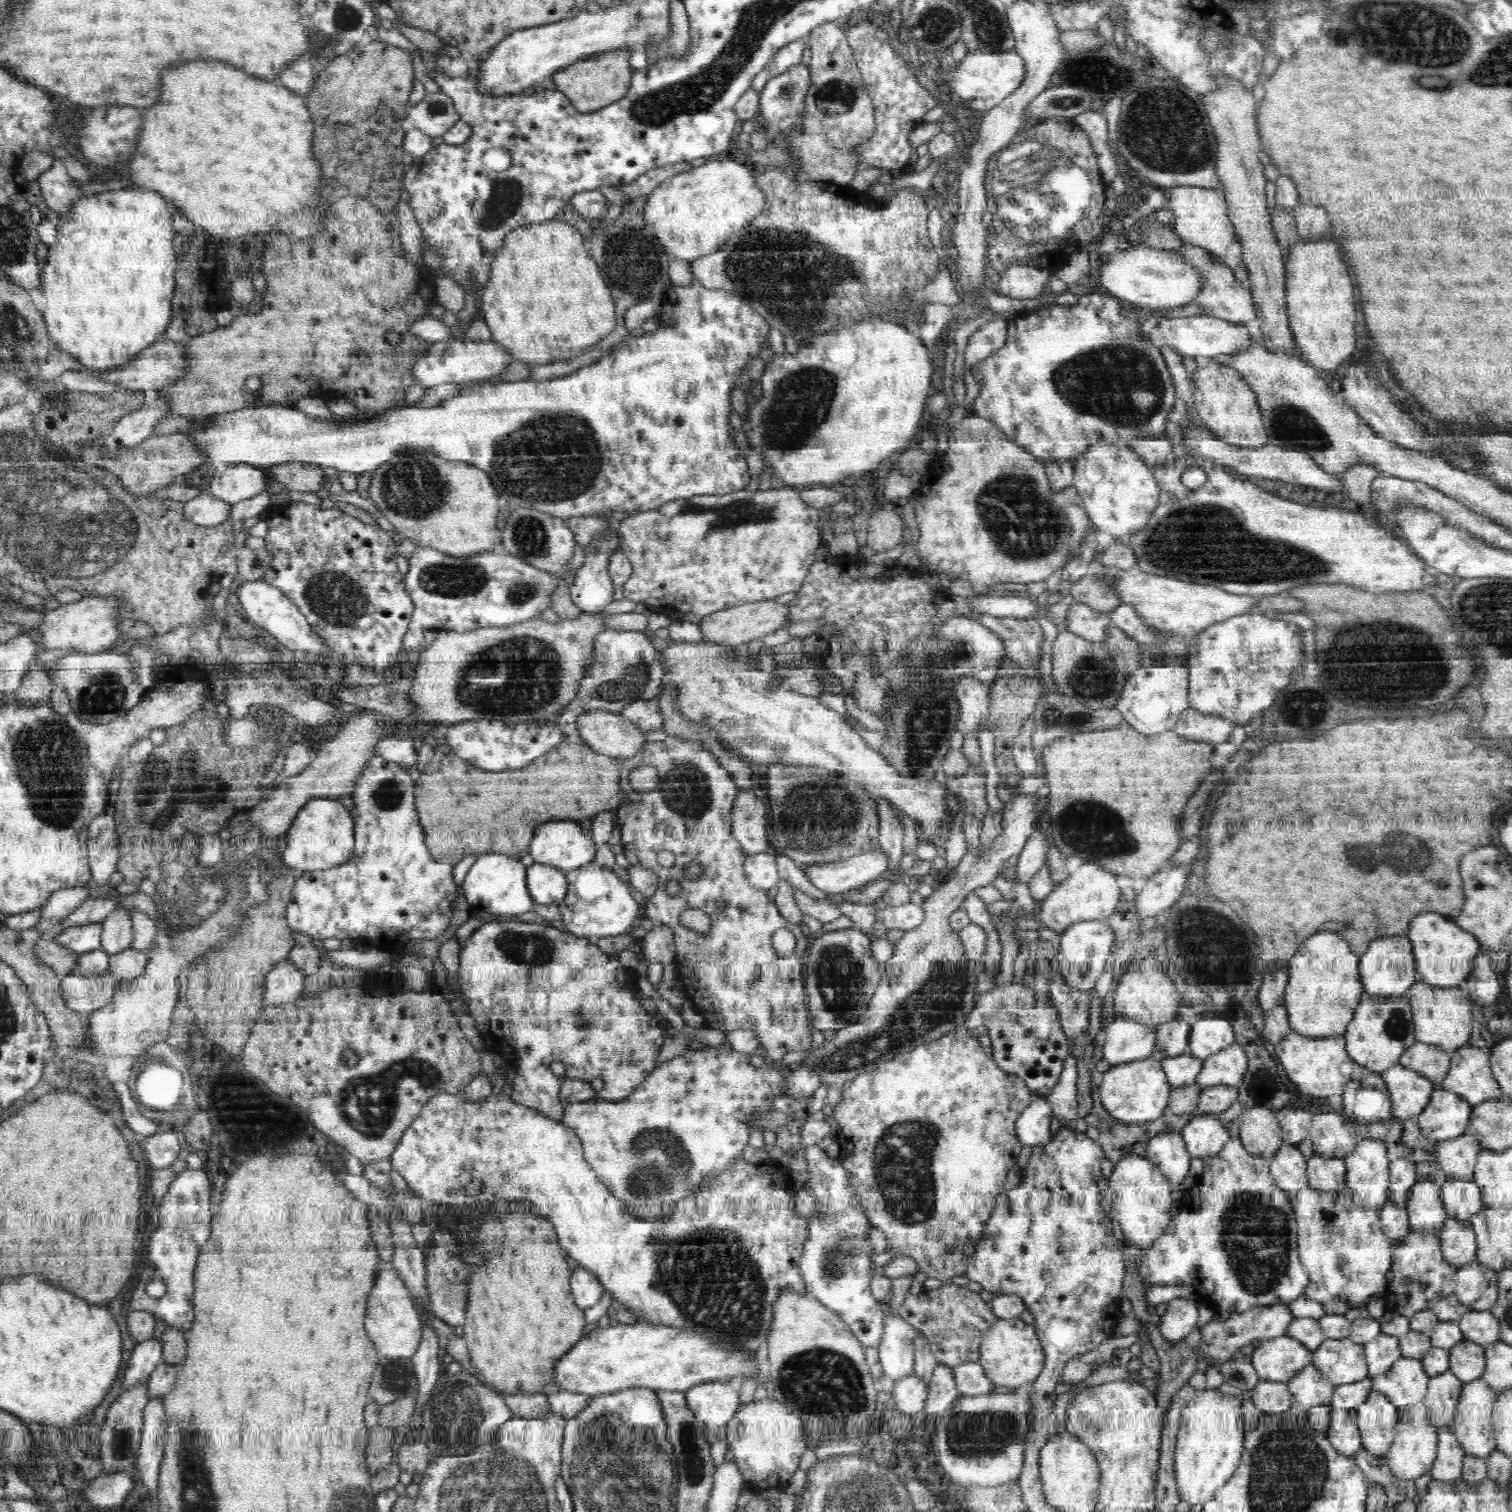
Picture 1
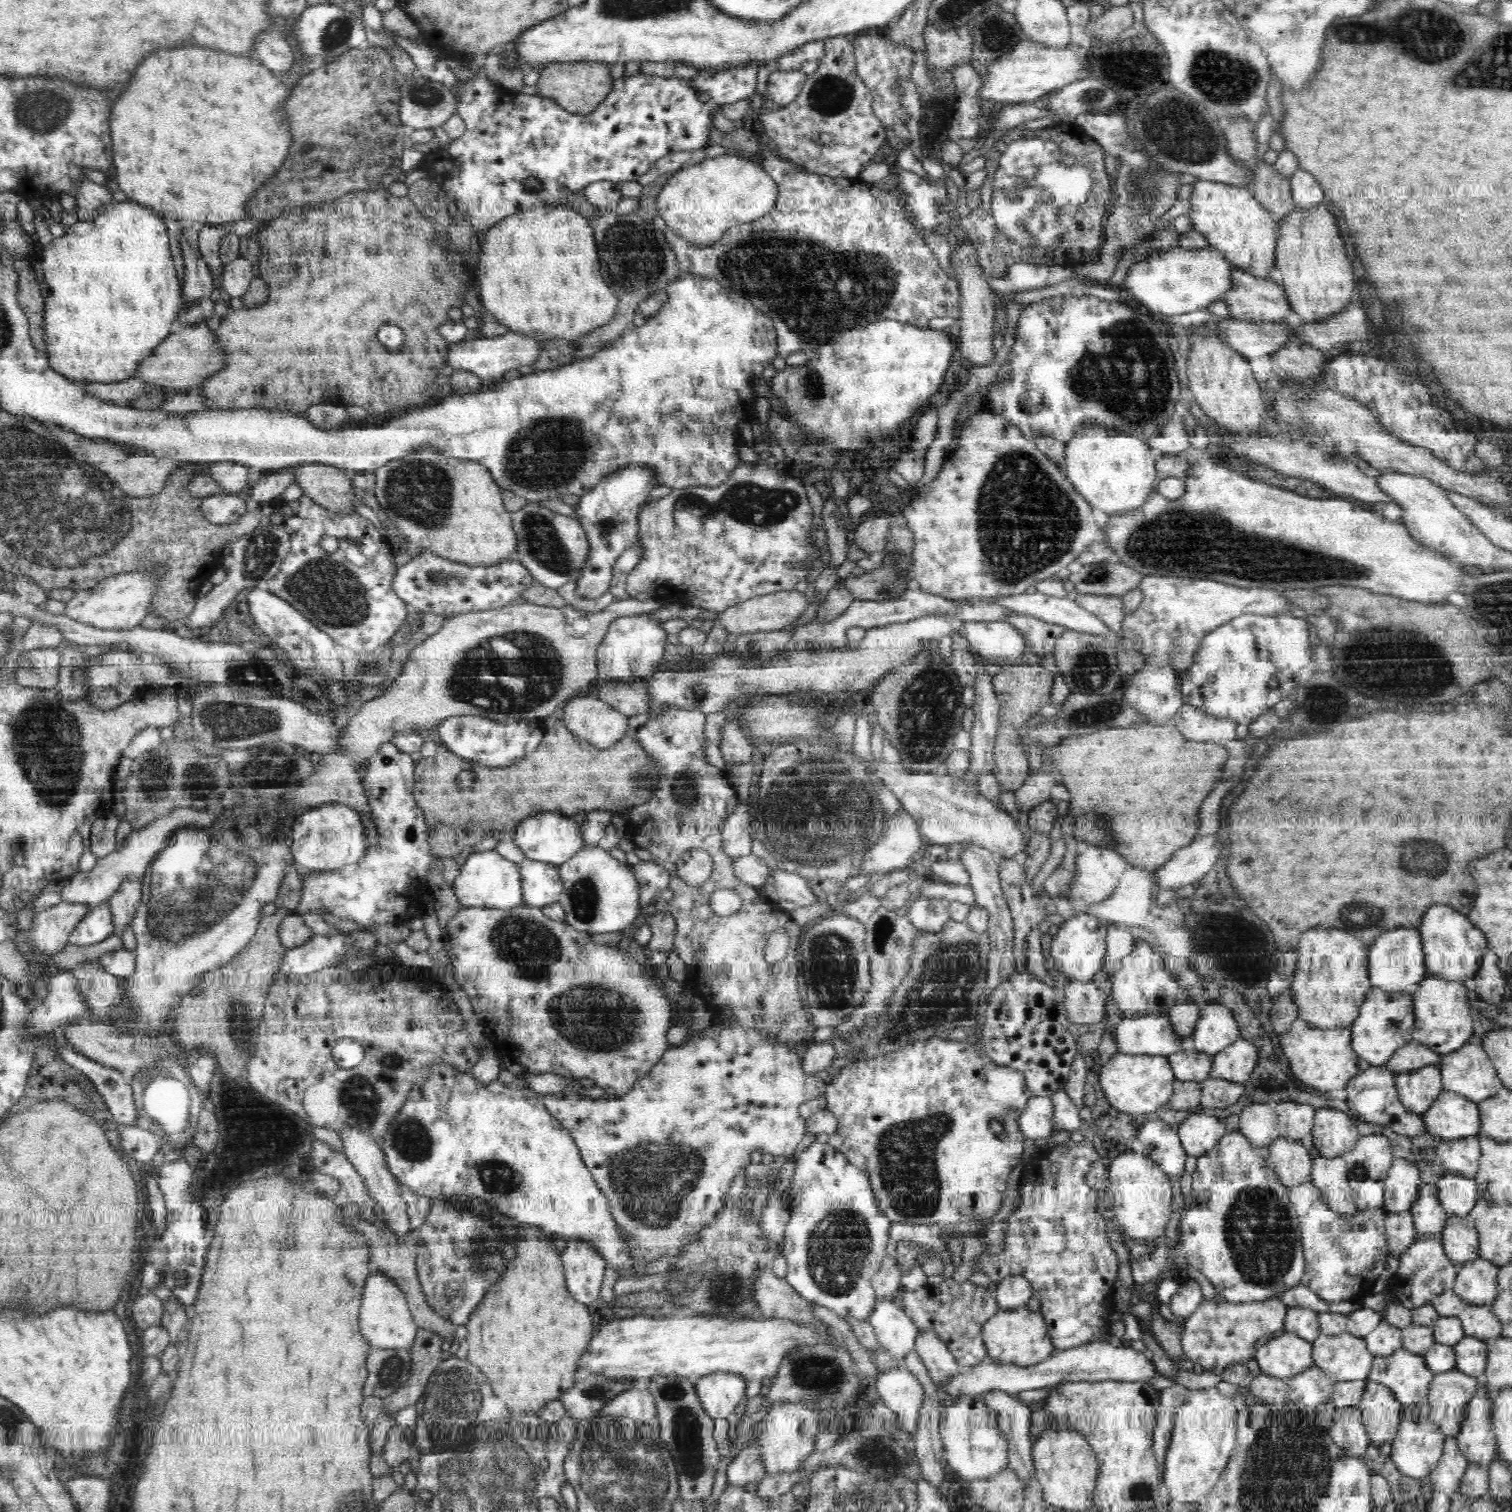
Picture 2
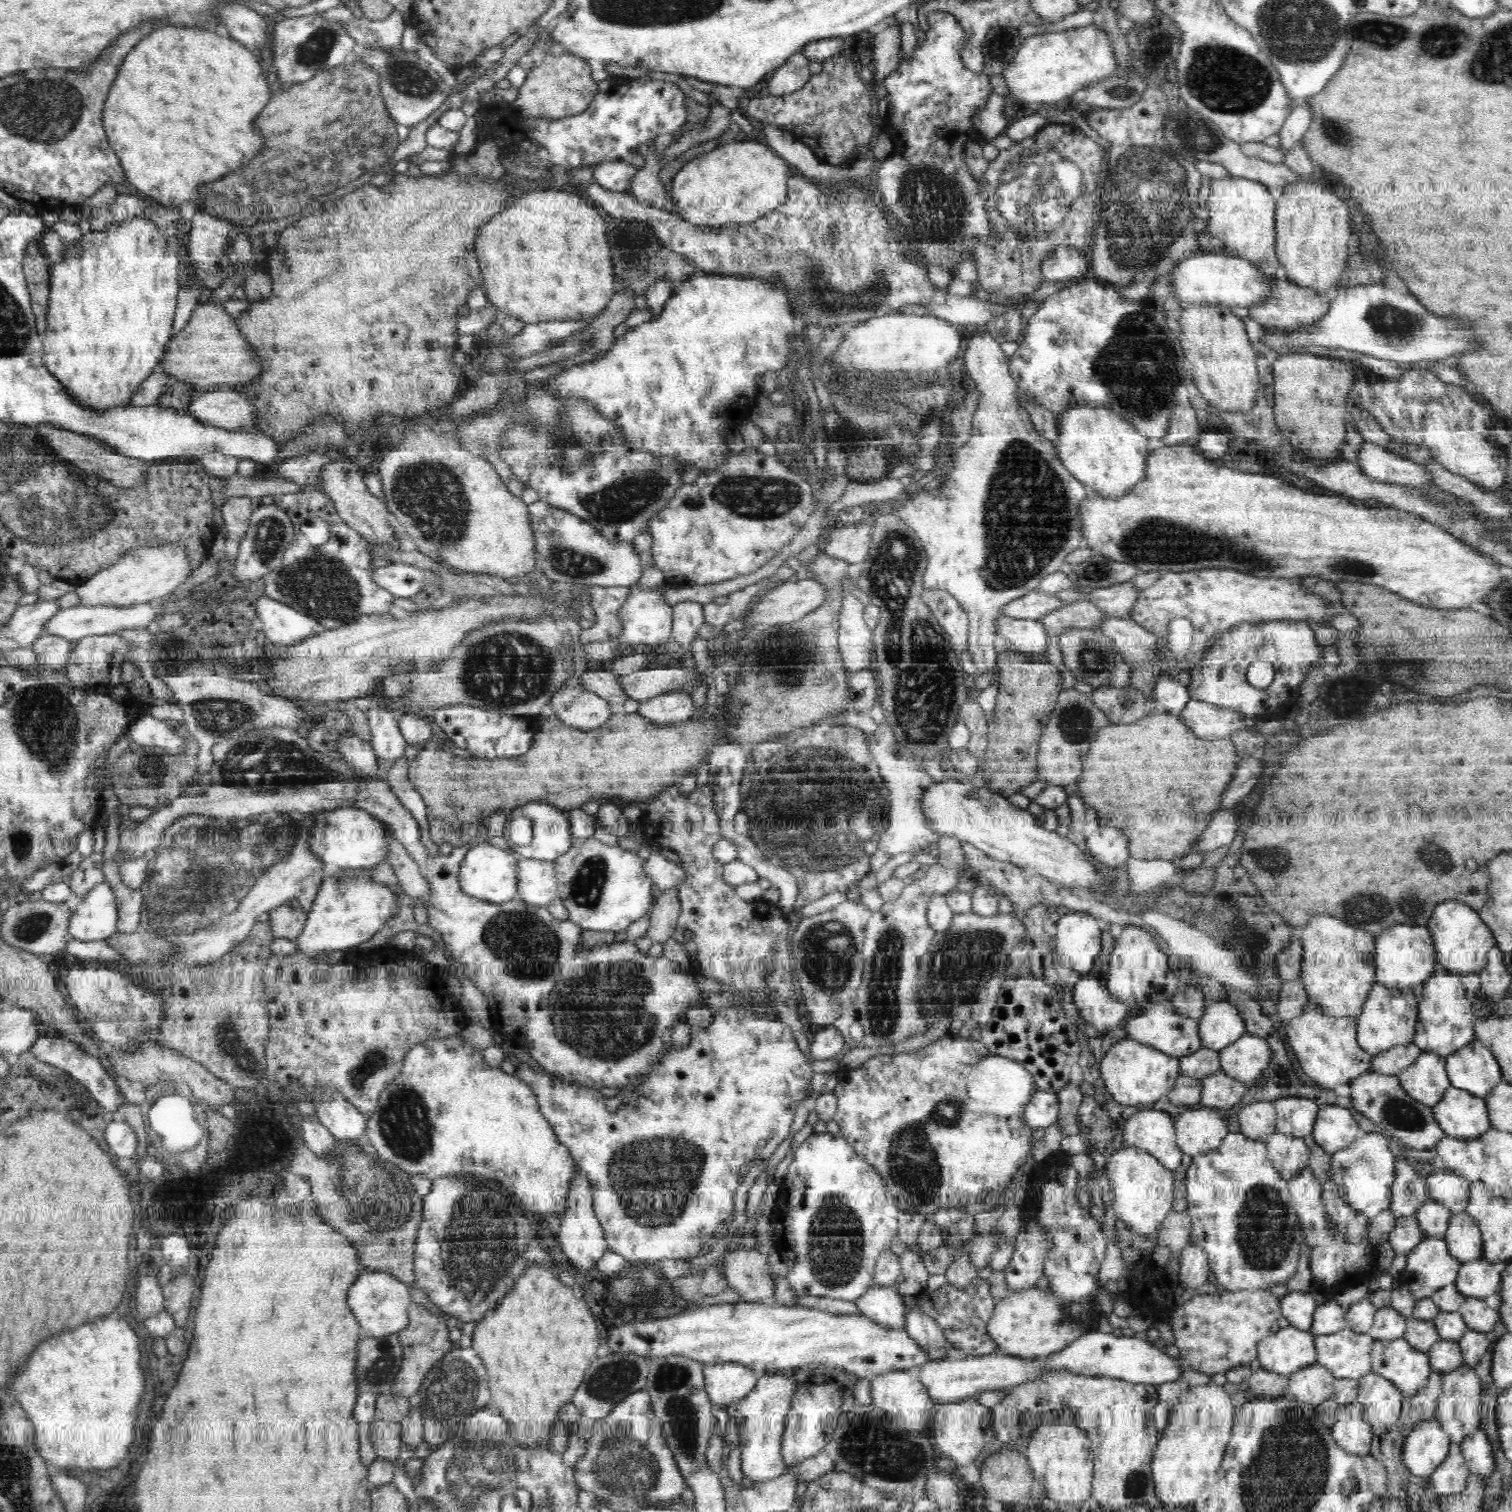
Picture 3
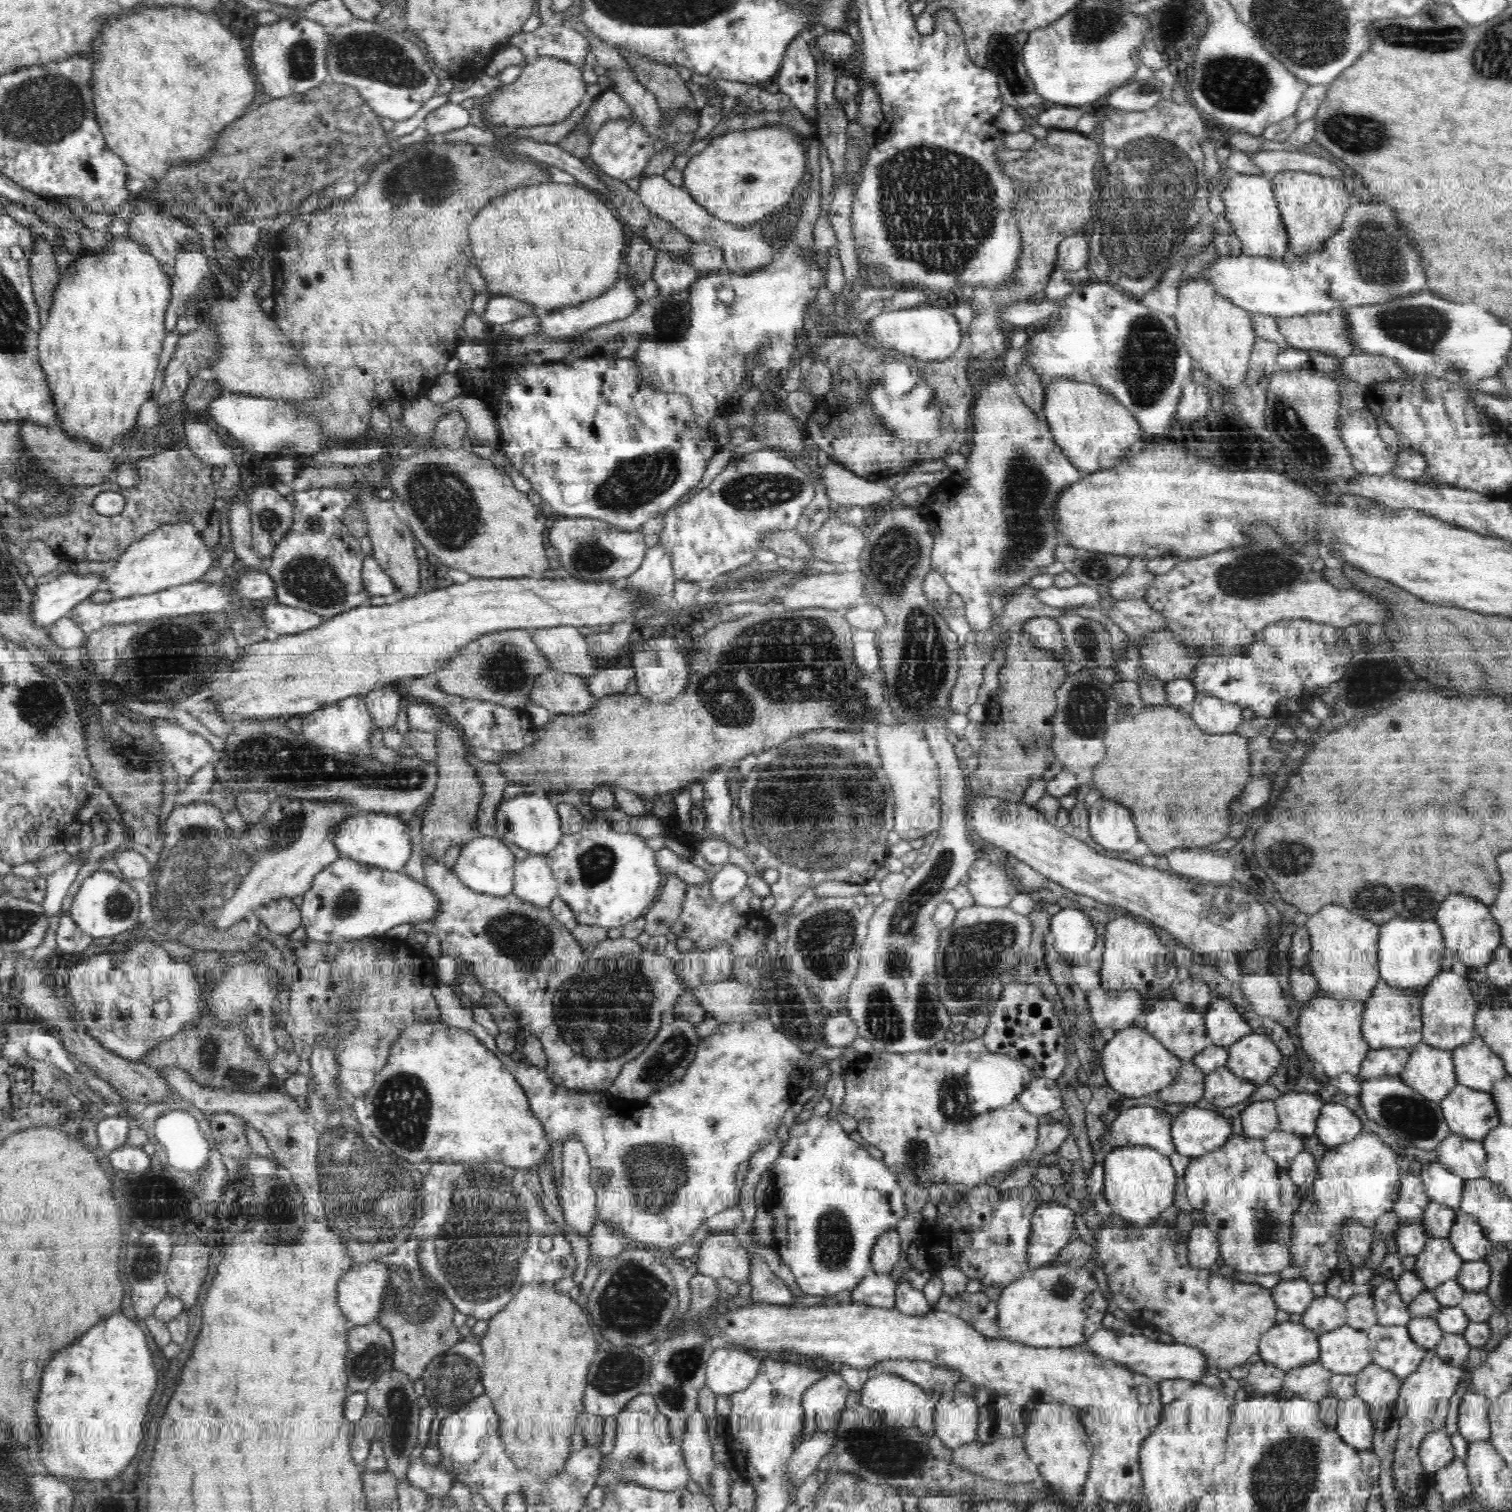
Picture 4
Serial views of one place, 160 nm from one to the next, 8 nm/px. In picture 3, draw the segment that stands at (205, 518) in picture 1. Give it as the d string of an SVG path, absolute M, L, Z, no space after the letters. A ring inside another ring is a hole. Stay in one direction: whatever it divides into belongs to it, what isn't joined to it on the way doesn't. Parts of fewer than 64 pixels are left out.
M234 497L225 500L220 506L220 514L228 533L225 535L224 550L230 564L234 565L238 554L240 539L244 538L249 528L249 520L253 512L253 499L250 497Z

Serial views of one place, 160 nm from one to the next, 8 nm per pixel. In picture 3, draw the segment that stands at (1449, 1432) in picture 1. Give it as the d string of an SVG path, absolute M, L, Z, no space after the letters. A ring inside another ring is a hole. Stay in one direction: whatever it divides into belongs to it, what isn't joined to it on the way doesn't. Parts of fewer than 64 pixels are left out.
M1453 1443L1449 1448L1449 1456L1431 1474L1432 1487L1441 1499L1448 1498L1466 1490L1469 1474L1460 1443Z

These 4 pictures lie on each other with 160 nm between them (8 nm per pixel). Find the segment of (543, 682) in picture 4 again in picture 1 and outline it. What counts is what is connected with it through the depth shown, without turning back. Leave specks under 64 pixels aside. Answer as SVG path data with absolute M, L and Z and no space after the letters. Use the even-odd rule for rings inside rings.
M600 708L587 709L575 719L580 737L597 754L619 760L638 755L646 738L631 720Z

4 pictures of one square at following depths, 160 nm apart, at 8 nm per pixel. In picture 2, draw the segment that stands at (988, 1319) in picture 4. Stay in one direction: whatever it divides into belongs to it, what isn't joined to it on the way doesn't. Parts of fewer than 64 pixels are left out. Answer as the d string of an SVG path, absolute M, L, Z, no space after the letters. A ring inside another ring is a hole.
M953 1278L944 1279L937 1286L911 1292L905 1291L902 1295L902 1308L919 1332L930 1330L935 1334L948 1351L956 1358L956 1363L962 1367L974 1366L976 1362L985 1361L988 1358L986 1344L982 1336L984 1323L998 1312L997 1298L990 1294L988 1288L976 1286L970 1281L962 1283L954 1282Z

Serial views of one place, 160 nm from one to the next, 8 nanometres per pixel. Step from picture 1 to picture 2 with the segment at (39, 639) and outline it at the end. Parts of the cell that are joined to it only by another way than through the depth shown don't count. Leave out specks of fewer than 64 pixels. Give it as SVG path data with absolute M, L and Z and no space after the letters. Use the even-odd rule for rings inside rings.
M156 563L149 569L122 571L108 575L88 590L80 590L66 603L64 615L76 622L95 626L102 630L130 630L141 624L148 614L149 606L158 592L160 578L168 573L168 563Z

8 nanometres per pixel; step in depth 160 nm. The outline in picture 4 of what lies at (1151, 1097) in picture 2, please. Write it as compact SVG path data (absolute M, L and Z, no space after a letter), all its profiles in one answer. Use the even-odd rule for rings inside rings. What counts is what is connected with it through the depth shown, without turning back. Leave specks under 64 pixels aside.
M1131 1025L1116 1031L1114 1037L1102 1050L1102 1066L1107 1083L1124 1096L1148 1096L1170 1086L1180 1072L1182 1060L1172 1054L1158 1038L1154 1038L1145 1027Z

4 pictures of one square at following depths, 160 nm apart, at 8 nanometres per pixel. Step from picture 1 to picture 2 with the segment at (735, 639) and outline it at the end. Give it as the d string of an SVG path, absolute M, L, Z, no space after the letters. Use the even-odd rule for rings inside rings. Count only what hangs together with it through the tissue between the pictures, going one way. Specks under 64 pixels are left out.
M795 589L782 590L764 596L751 598L749 601L731 606L723 610L718 615L718 624L728 632L728 634L748 634L760 631L778 631L784 629L791 622L796 621L806 610L810 603L810 591L800 593Z

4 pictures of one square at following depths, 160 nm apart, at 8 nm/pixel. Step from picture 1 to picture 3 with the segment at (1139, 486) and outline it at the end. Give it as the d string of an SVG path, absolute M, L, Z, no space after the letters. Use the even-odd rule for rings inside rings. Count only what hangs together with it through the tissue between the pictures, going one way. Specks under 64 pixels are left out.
M1080 403L1066 407L1057 416L1058 442L1055 446L1064 466L1089 493L1114 500L1127 494L1143 478L1142 470L1146 470L1146 454L1150 454L1150 450L1148 438L1110 408Z

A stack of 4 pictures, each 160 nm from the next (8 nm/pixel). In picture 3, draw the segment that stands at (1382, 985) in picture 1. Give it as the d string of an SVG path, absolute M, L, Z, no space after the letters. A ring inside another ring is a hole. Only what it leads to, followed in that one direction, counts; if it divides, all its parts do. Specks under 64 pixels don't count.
M1398 923L1387 927L1376 936L1373 952L1376 962L1376 982L1390 988L1415 989L1414 985L1426 982L1434 972L1437 951L1433 946L1433 935L1429 927Z

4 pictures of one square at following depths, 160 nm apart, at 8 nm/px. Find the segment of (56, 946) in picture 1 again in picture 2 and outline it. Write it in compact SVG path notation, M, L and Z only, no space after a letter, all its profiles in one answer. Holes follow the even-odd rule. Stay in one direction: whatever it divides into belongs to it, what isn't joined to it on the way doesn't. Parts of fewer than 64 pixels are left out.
M112 934L90 945L73 945L72 943L66 944L58 954L52 955L52 964L56 971L59 970L74 970L80 962L89 959L96 959L107 952L112 952L123 948L123 937Z

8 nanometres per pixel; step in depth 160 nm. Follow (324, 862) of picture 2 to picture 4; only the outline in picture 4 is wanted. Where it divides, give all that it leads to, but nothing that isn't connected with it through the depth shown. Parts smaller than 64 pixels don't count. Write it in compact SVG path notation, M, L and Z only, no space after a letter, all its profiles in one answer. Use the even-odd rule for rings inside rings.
M367 812L350 816L336 836L336 847L339 856L344 855L357 859L366 865L381 867L390 871L404 871L412 852L412 840L408 836L408 824L392 813Z

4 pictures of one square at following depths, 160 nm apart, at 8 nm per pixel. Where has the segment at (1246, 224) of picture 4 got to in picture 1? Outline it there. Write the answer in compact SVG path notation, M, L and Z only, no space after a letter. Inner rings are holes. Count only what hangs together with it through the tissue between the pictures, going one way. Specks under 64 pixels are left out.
M1174 186L1164 188L1165 208L1174 215L1173 231L1185 242L1205 249L1218 263L1224 263L1233 269L1234 275L1241 282L1248 281L1248 269L1242 255L1242 244L1228 214L1225 191L1200 186Z

